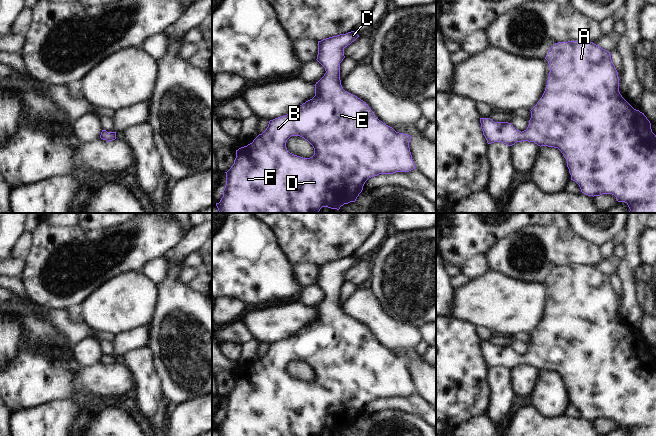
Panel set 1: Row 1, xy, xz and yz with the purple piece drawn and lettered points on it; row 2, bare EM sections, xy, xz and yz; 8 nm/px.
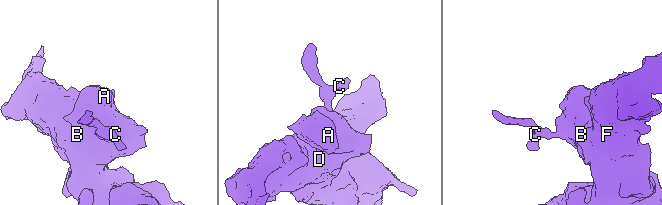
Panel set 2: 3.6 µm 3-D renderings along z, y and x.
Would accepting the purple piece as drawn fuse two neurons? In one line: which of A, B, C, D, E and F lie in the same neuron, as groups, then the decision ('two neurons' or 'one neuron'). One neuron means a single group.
A B C D E F | one neuron

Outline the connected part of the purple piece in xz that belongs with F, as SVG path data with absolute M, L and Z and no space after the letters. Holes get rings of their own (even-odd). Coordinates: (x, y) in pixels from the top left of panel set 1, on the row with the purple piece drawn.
M351 31L318 41L316 60L326 73L315 84L315 96L293 112L270 120L266 130L252 143L236 150L234 164L225 172L223 197L216 203L219 213L319 213L322 207L339 210L344 204L356 201L369 178L415 169L409 148L411 136L396 132L380 121L366 102L345 91L341 85L340 63L345 58L344 48L358 37ZM291 136L307 140L314 148L314 155L303 158L290 153L286 142Z

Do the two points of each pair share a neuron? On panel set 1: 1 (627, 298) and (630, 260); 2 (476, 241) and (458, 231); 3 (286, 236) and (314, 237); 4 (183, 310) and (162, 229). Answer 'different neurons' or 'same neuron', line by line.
1: same neuron
2: same neuron
3: same neuron
4: different neurons

